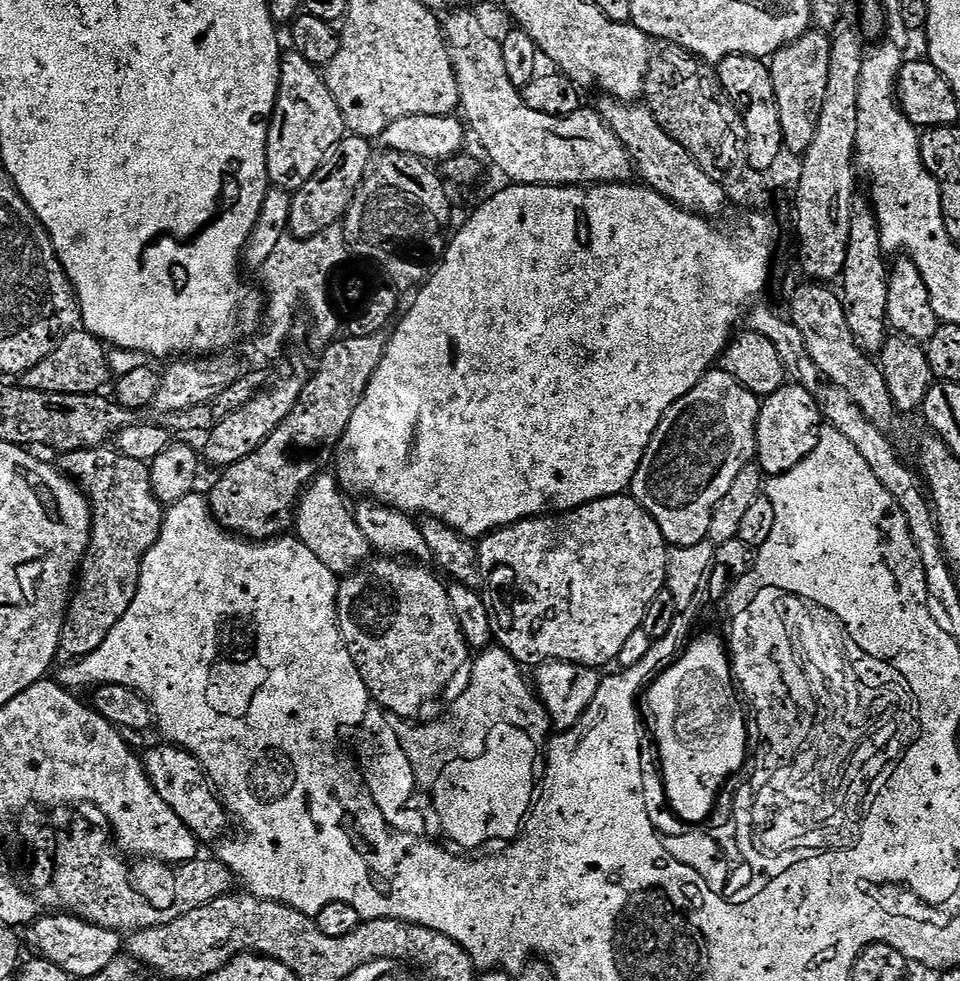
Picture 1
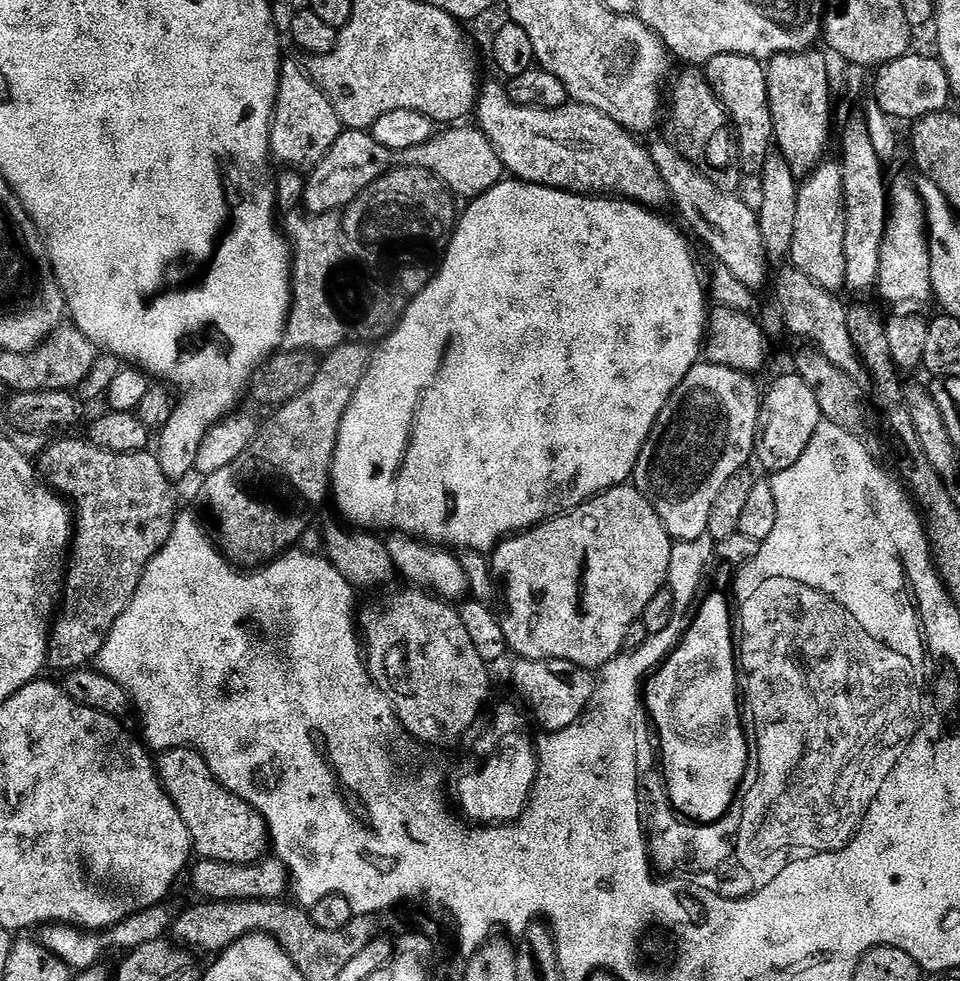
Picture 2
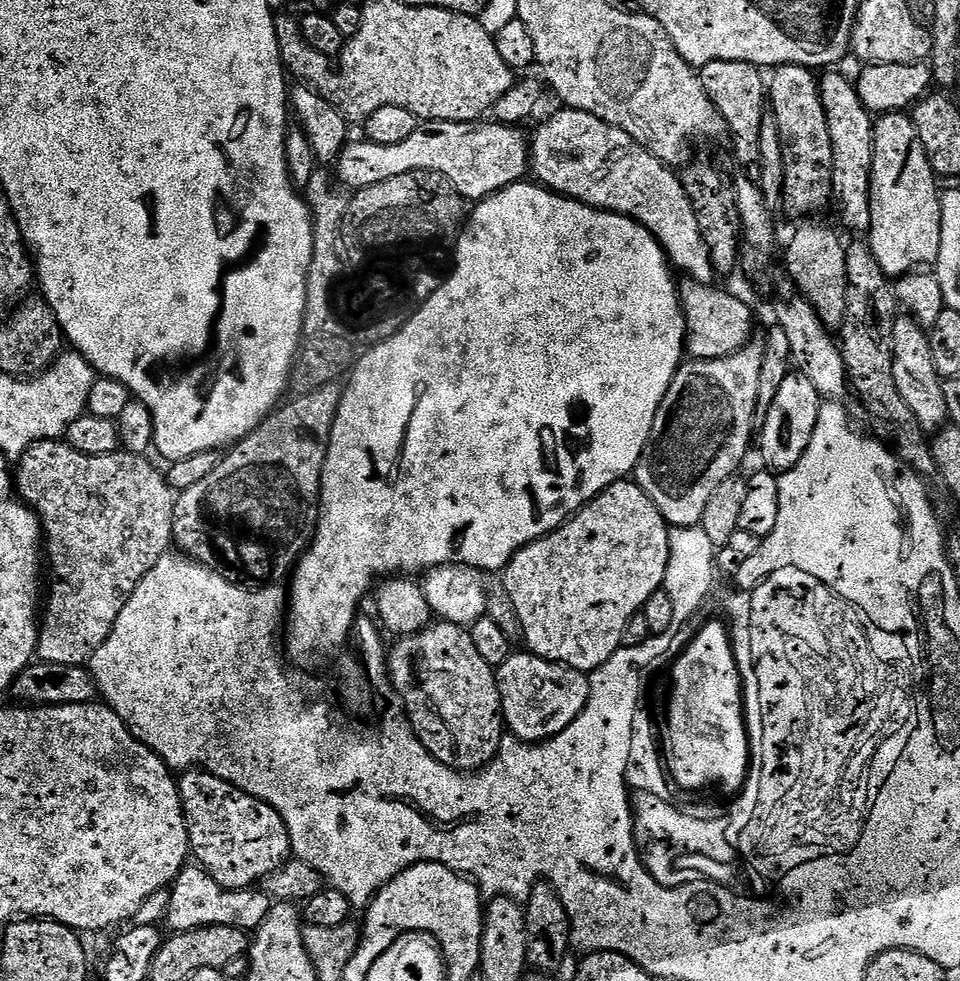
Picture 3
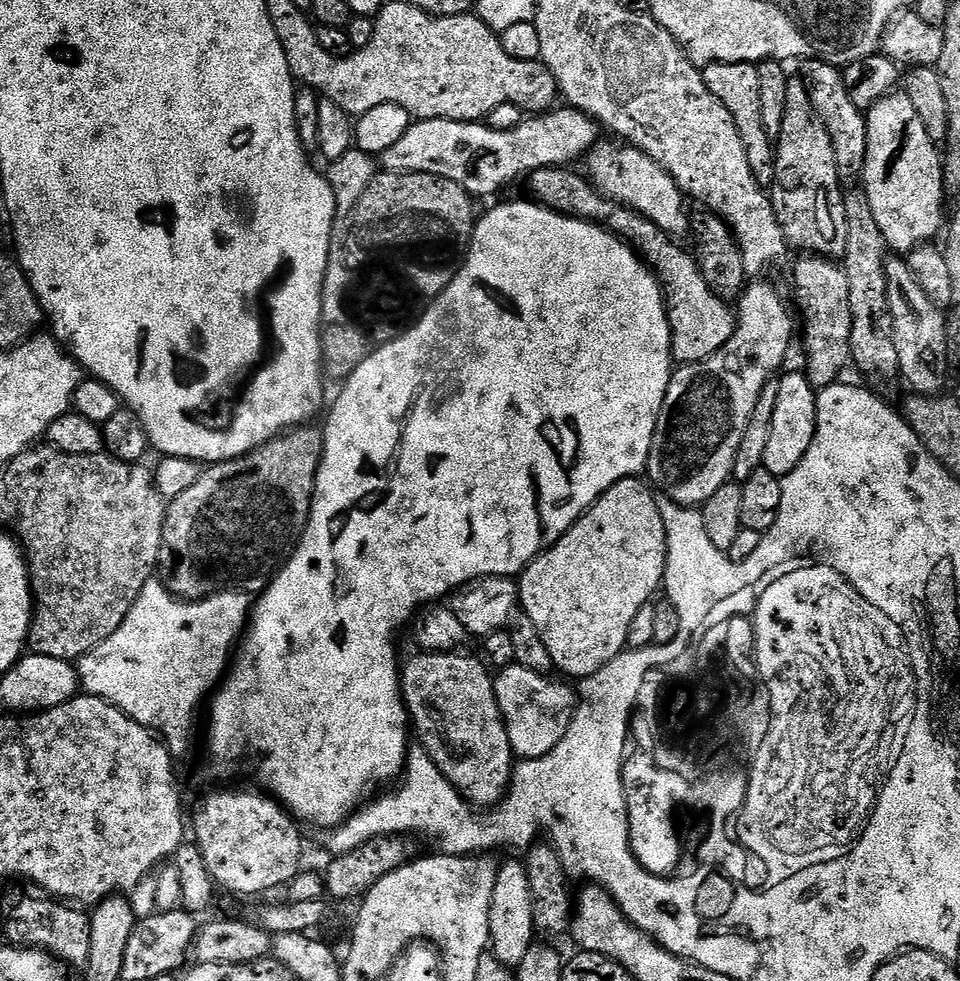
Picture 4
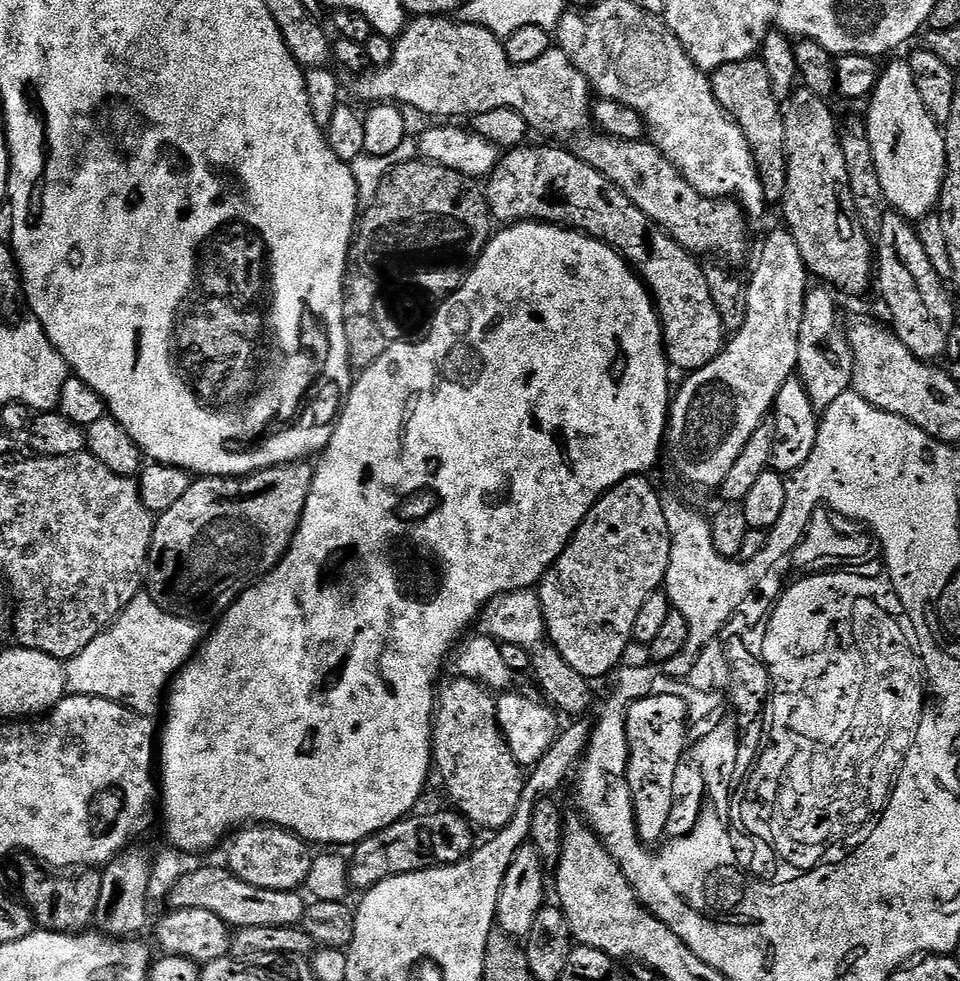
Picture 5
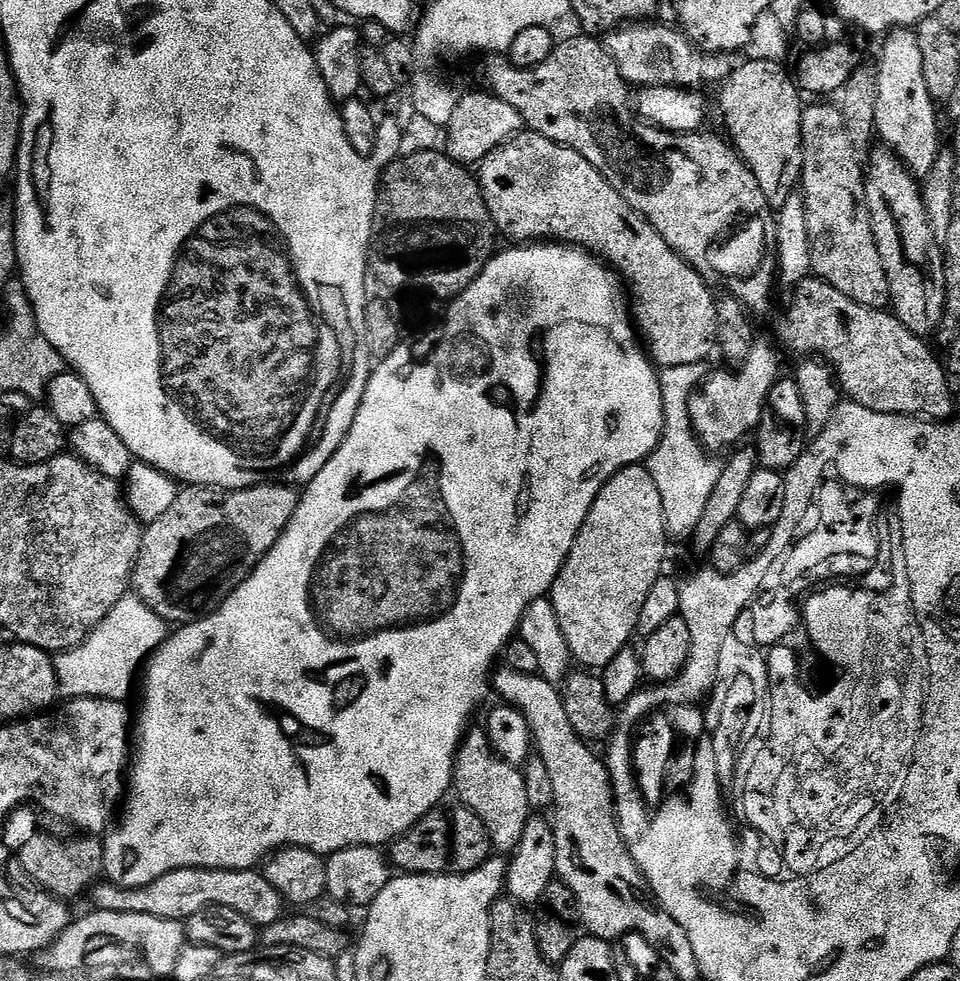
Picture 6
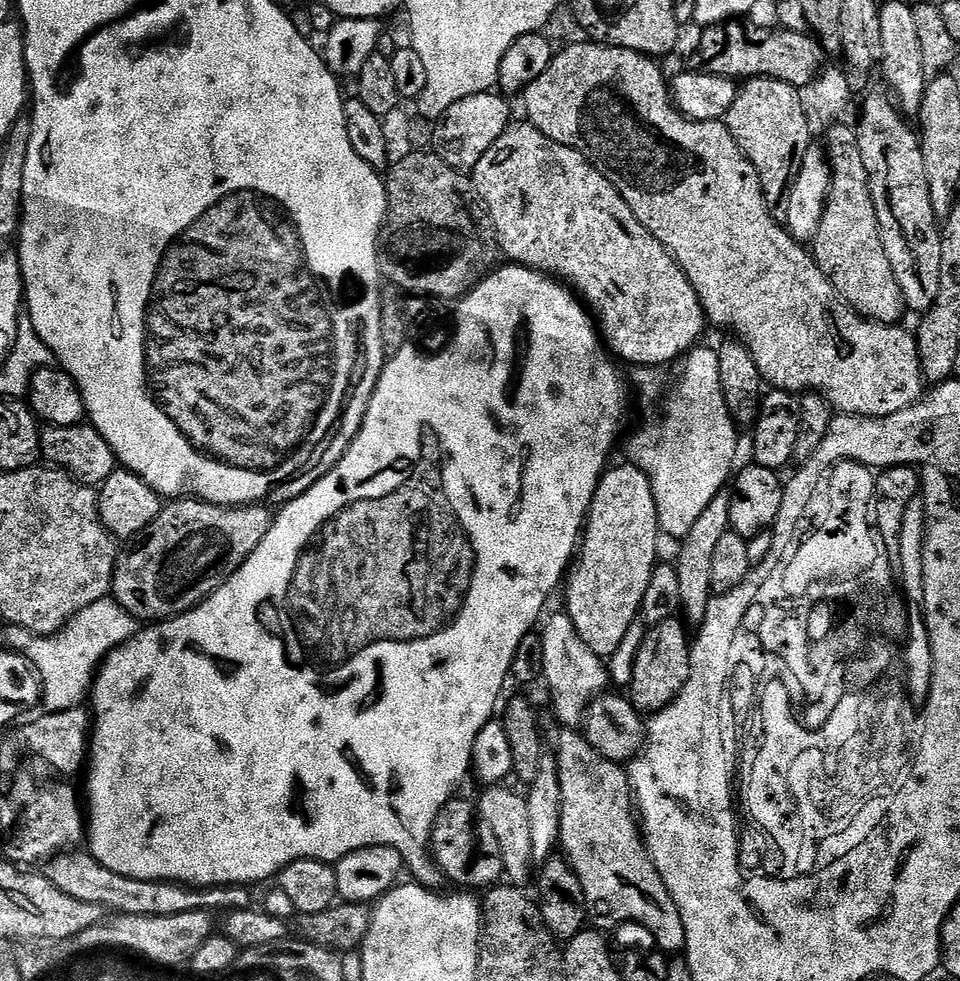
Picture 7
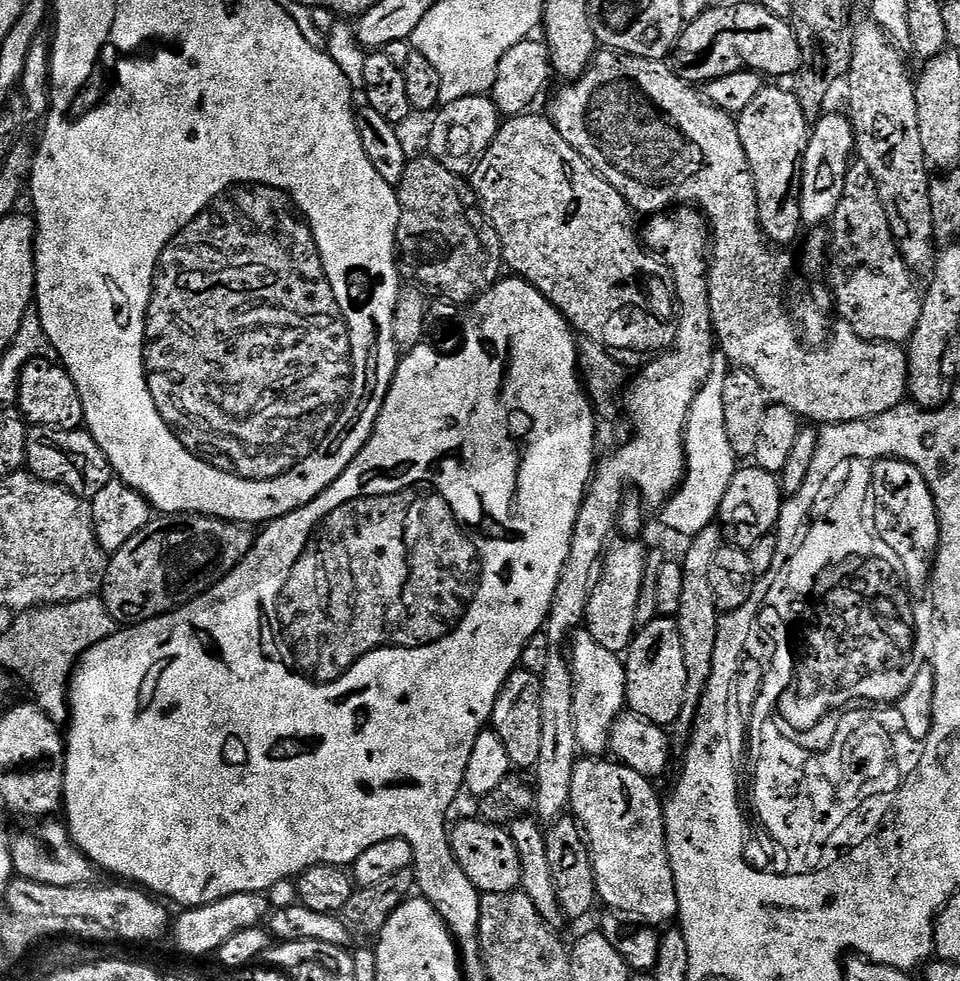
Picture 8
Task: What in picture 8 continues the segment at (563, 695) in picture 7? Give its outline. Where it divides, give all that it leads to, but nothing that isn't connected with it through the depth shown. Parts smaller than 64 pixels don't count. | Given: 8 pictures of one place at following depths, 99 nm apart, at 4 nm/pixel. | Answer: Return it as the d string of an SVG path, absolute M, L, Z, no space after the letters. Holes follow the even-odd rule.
M586 630L571 637L568 646L569 668L574 678L574 734L578 734L578 749L585 757L600 758L609 751L608 739L612 727L628 699L624 660L606 646L594 642Z

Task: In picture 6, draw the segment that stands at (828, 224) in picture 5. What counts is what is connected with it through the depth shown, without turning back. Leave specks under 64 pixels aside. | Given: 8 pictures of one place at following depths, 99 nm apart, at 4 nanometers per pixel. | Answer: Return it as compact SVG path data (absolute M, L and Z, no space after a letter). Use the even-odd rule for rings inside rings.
M812 102L803 109L800 118L802 126L802 142L804 143L804 169L800 174L802 199L806 214L806 230L812 272L819 279L834 285L846 298L868 308L880 308L889 303L886 270L882 266L882 254L878 254L878 246L874 242L872 227L868 221L868 209L864 207L864 177L862 164L858 161L858 153L846 138L846 126L842 126L842 114L832 102Z

